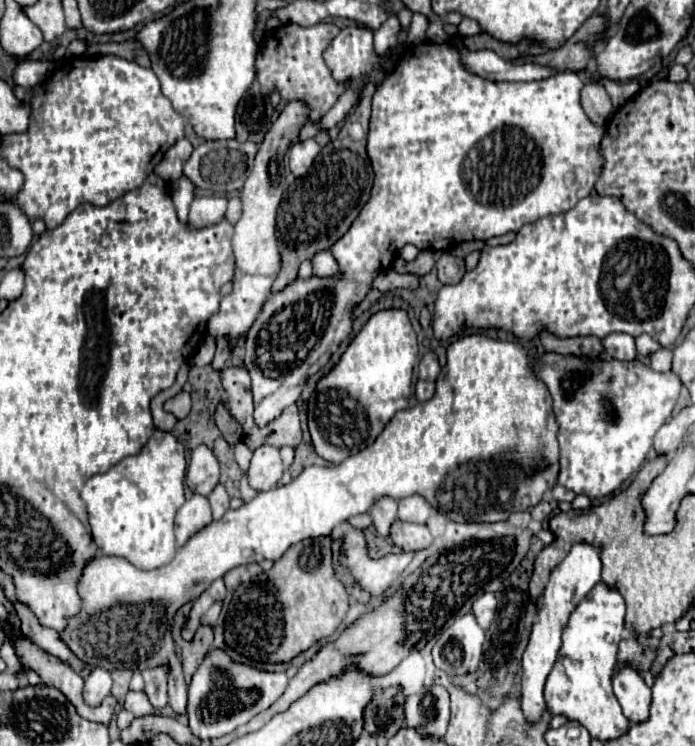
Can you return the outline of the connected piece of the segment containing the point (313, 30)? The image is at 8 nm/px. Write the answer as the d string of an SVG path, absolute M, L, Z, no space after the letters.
M320 22L310 28L302 28L298 24L282 24L276 28L276 32L266 32L256 54L256 80L262 94L270 96L274 90L278 90L284 102L300 100L312 110L312 114L308 114L308 122L320 122L346 90L342 82L332 78L332 72L322 56L328 48L328 42L332 42L338 32L340 28L328 22Z

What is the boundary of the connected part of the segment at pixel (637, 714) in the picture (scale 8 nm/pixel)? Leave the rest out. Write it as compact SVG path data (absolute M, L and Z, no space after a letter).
M624 666L614 678L612 688L616 694L616 700L622 706L624 716L630 720L630 724L640 724L648 720L648 710L652 702L652 690L646 686L642 676Z

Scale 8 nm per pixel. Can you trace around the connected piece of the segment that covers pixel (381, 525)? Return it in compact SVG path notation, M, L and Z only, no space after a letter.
M382 498L382 500L378 500L378 502L372 506L370 514L372 514L372 520L374 520L376 532L386 538L386 536L390 534L392 522L398 520L398 516L396 516L396 500L392 500L392 498Z

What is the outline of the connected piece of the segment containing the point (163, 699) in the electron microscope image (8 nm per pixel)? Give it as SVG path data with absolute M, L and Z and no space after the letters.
M156 666L152 670L142 670L146 682L146 696L156 710L168 706L168 666Z

